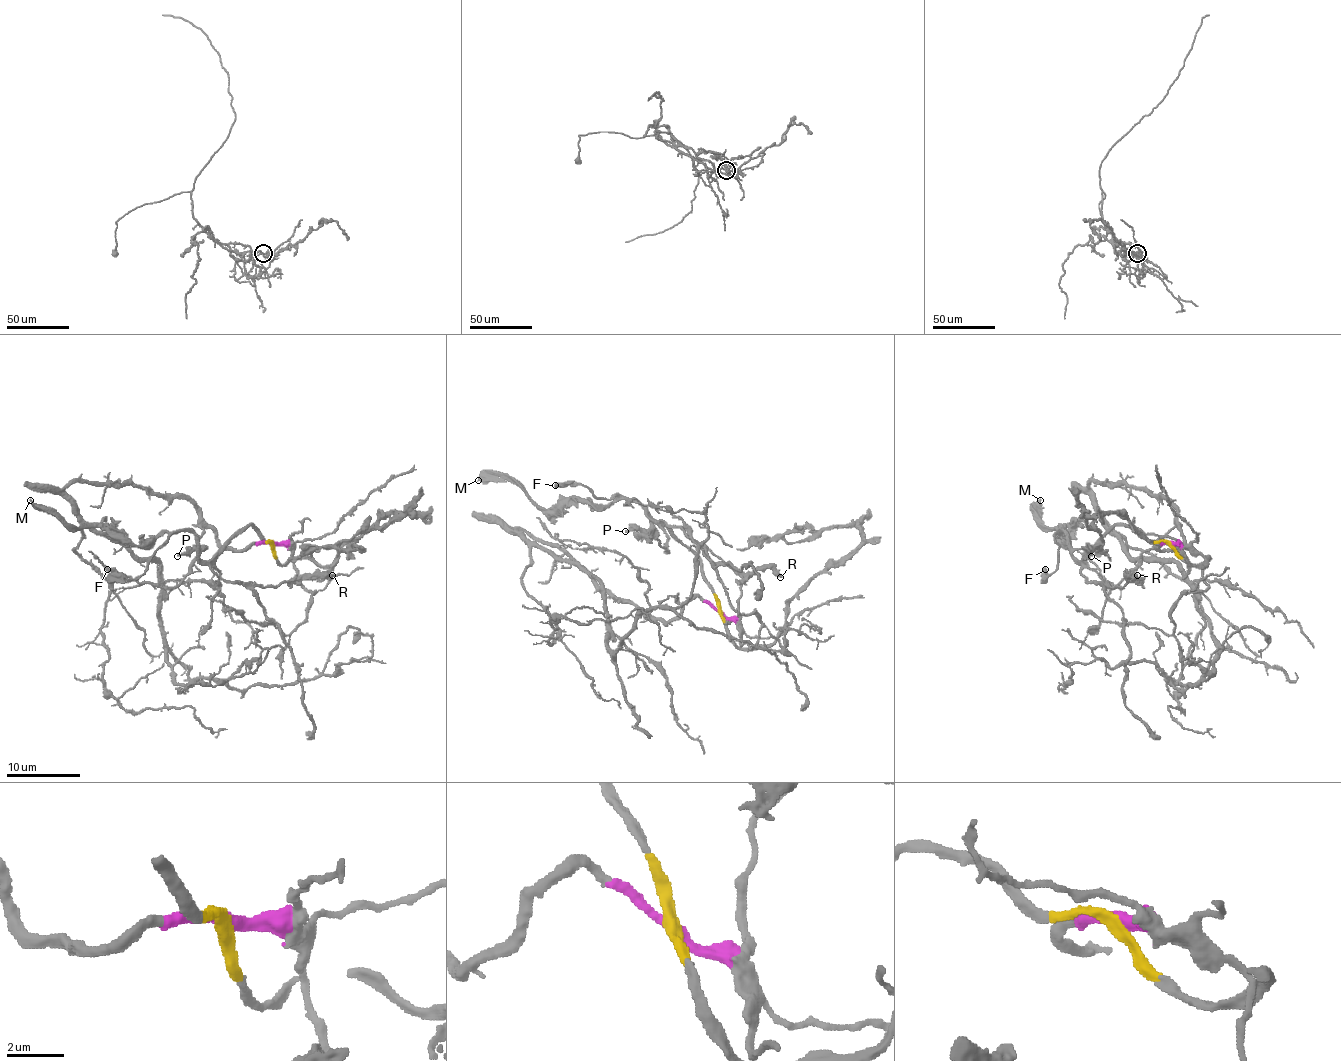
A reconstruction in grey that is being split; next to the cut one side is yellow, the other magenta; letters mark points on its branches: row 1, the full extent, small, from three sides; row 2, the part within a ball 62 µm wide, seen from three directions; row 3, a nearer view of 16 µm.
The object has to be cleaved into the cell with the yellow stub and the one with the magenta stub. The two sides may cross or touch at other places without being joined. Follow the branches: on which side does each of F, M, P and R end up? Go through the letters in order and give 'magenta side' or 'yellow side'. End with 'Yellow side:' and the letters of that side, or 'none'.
F: yellow side
M: yellow side
P: yellow side
R: yellow side
Yellow side: F, M, P, R

